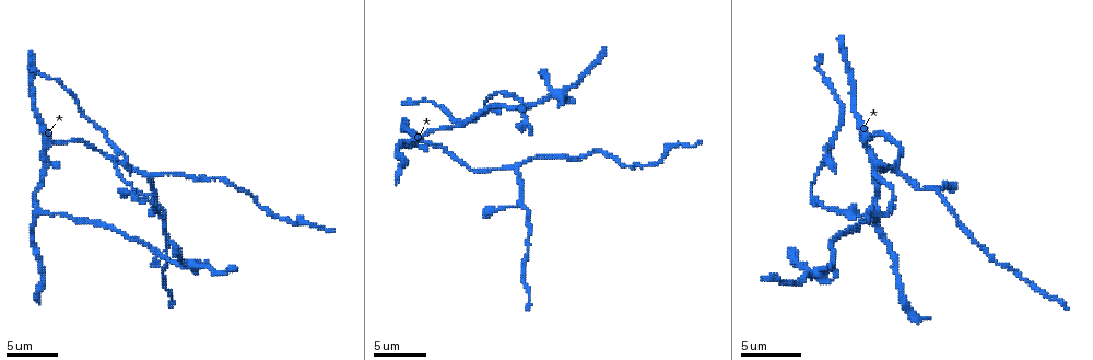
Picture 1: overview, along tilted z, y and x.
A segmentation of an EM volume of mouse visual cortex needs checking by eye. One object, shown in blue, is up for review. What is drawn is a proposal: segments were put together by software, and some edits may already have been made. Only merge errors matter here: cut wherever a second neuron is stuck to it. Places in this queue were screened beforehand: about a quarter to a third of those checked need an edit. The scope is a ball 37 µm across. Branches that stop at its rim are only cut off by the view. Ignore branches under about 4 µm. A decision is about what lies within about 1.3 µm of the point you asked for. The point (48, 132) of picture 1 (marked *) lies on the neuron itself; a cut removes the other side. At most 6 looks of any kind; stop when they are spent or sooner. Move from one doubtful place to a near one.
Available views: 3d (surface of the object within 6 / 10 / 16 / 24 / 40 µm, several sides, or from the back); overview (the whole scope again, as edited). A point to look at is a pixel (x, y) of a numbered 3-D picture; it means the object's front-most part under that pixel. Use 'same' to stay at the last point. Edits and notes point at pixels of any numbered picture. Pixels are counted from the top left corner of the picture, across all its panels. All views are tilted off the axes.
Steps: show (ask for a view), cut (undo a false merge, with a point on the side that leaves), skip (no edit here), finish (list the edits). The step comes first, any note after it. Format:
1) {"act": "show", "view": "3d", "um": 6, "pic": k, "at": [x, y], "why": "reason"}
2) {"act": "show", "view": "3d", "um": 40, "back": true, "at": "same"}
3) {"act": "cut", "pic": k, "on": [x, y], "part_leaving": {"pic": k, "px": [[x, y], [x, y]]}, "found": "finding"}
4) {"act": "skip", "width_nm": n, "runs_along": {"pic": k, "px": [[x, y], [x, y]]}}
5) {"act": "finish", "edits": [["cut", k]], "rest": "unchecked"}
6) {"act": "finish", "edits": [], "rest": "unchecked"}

{"act": "show", "view": "3d", "um": 16, "pic": 1, "at": [833, 209], "why": "calibre changes"}

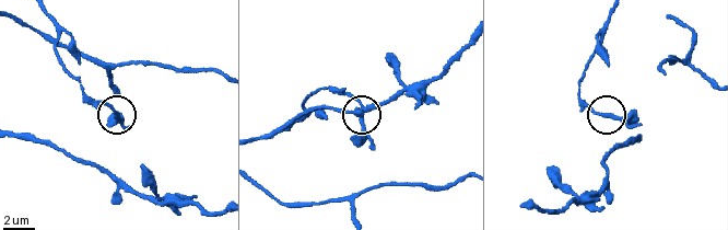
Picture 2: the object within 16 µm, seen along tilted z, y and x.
{"act": "show", "view": "3d", "um": 16, "back": true, "pic": 2, "at": [608, 116], "why": "from behind"}

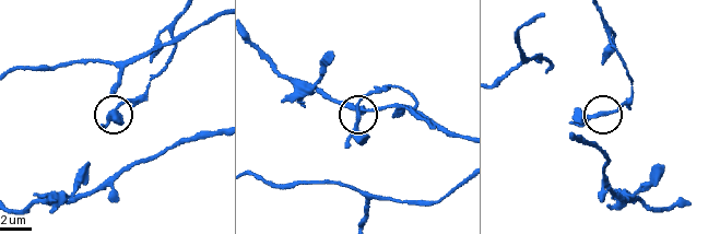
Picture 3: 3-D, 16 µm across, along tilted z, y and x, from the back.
{"act": "skip", "width_nm": 240, "found": "all the same neuron"}

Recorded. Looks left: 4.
{"act": "show", "view": "3d", "um": 16, "pic": 1, "at": [567, 89], "why": "thick turns thin"}

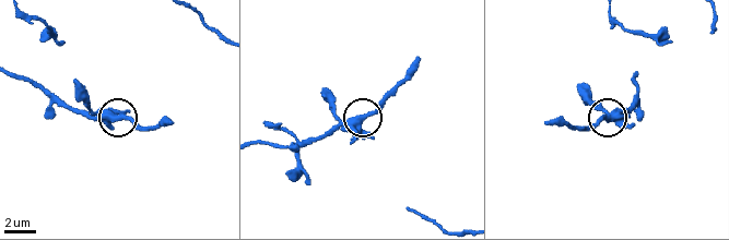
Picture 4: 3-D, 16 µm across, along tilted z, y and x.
{"act": "cut", "pic": 4, "on": [334, 114], "width_nm": 440, "found": "two neurons meet here"}

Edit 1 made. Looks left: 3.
{"act": "show", "view": "overview"}

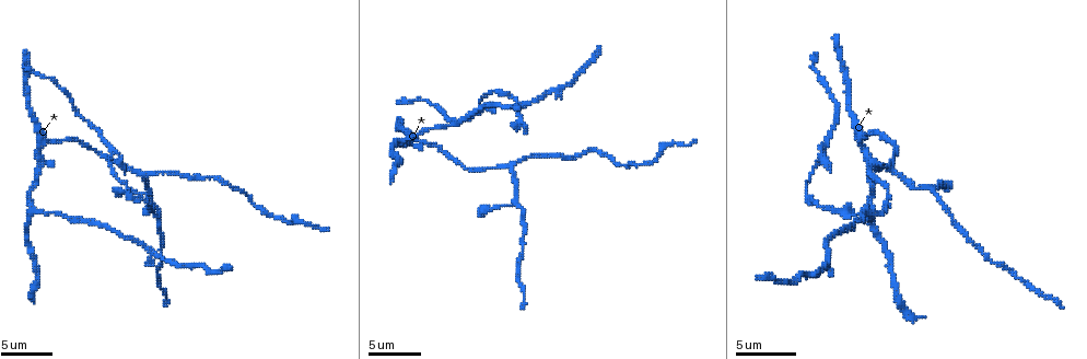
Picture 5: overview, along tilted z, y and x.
{"act": "show", "view": "3d", "um": 16, "pic": 5, "at": [510, 169], "why": "three arms meet"}

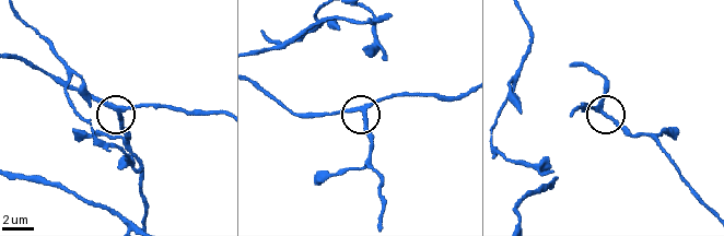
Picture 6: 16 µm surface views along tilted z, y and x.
{"act": "show", "view": "3d", "um": 6, "pic": 6, "at": [117, 112]}

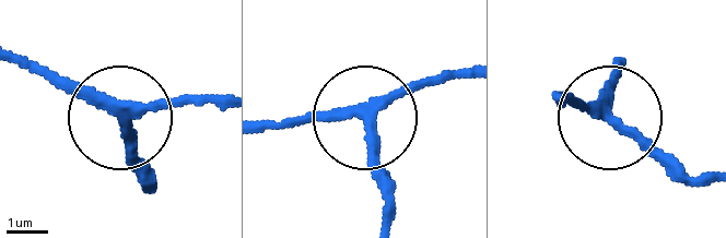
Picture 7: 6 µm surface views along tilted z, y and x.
{"act": "skip", "arms": 3, "found": "continuous, no second neuron"}

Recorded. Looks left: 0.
{"act": "finish", "edits": [["cut", 4]], "rest": "unchecked"}

